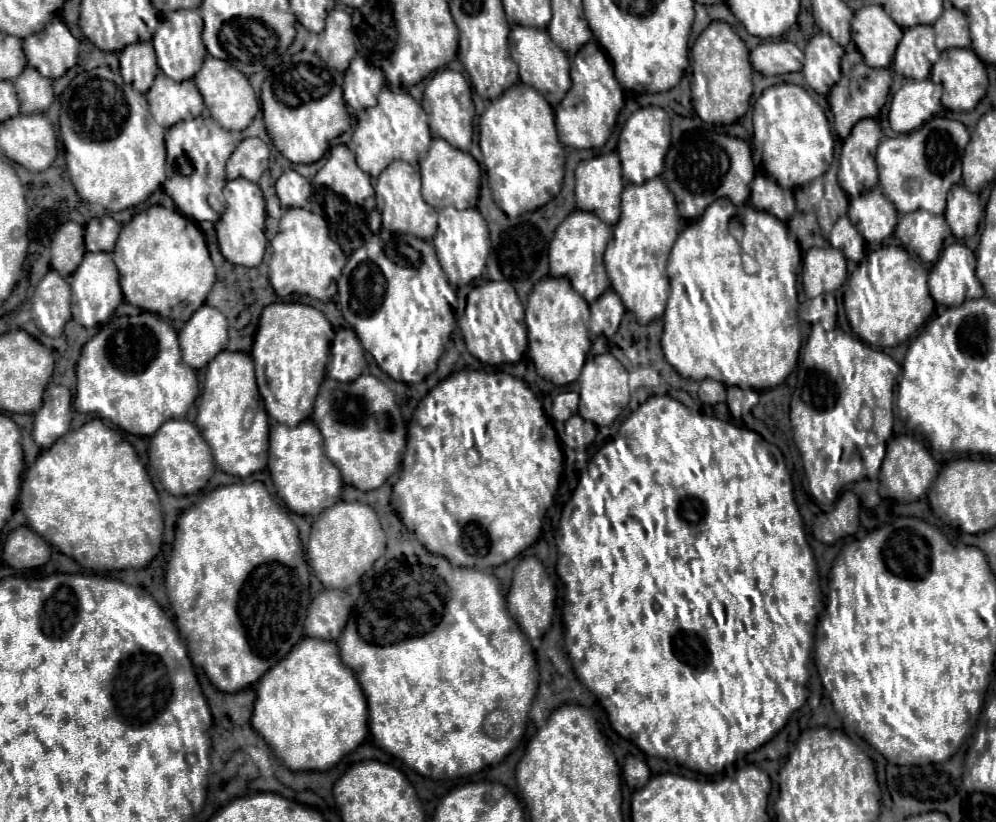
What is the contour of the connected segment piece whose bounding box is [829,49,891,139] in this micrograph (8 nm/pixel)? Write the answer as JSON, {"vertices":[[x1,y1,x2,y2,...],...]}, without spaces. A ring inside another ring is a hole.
{"vertices":[[847,51,845,59,841,59,841,79,831,87,829,91,829,107,833,113,833,125,835,133,845,139,851,133,851,127,865,119,865,117,877,117,881,107,887,101,887,93,891,87,891,73,889,69,875,69,861,59,859,51]]}

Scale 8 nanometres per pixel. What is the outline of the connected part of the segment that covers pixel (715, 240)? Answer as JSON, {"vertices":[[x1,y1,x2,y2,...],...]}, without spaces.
{"vertices":[[717,199,697,221,679,233,669,263,671,299,665,307,661,335,661,349,667,363,675,367,681,377,693,381,717,379,727,387,737,385,757,391,781,385,795,369,801,349,796,311,799,301,795,293,801,249,787,225,773,219,767,211,753,209,749,203,733,205,729,199]]}

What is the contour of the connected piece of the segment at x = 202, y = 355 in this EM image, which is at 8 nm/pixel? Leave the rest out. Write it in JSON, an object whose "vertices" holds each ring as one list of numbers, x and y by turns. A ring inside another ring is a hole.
{"vertices":[[199,307,179,331,185,363,193,369,205,367,227,345,227,319,219,309]]}

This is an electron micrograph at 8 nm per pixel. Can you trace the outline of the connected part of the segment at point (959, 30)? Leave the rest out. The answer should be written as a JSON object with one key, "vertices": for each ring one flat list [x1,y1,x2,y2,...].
{"vertices":[[947,5,941,19,937,19,935,35,937,35,937,49,949,49,949,47,971,47,969,39,969,23,961,11,957,11,953,5]]}

